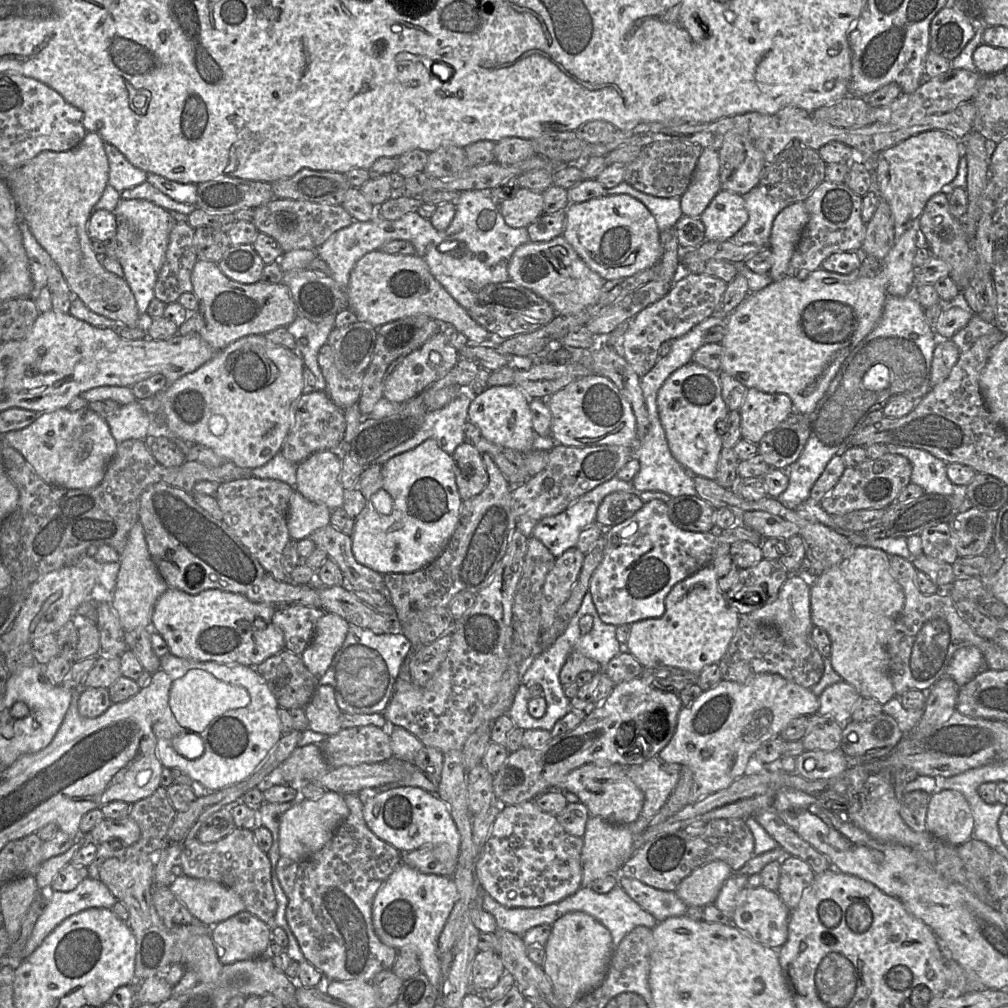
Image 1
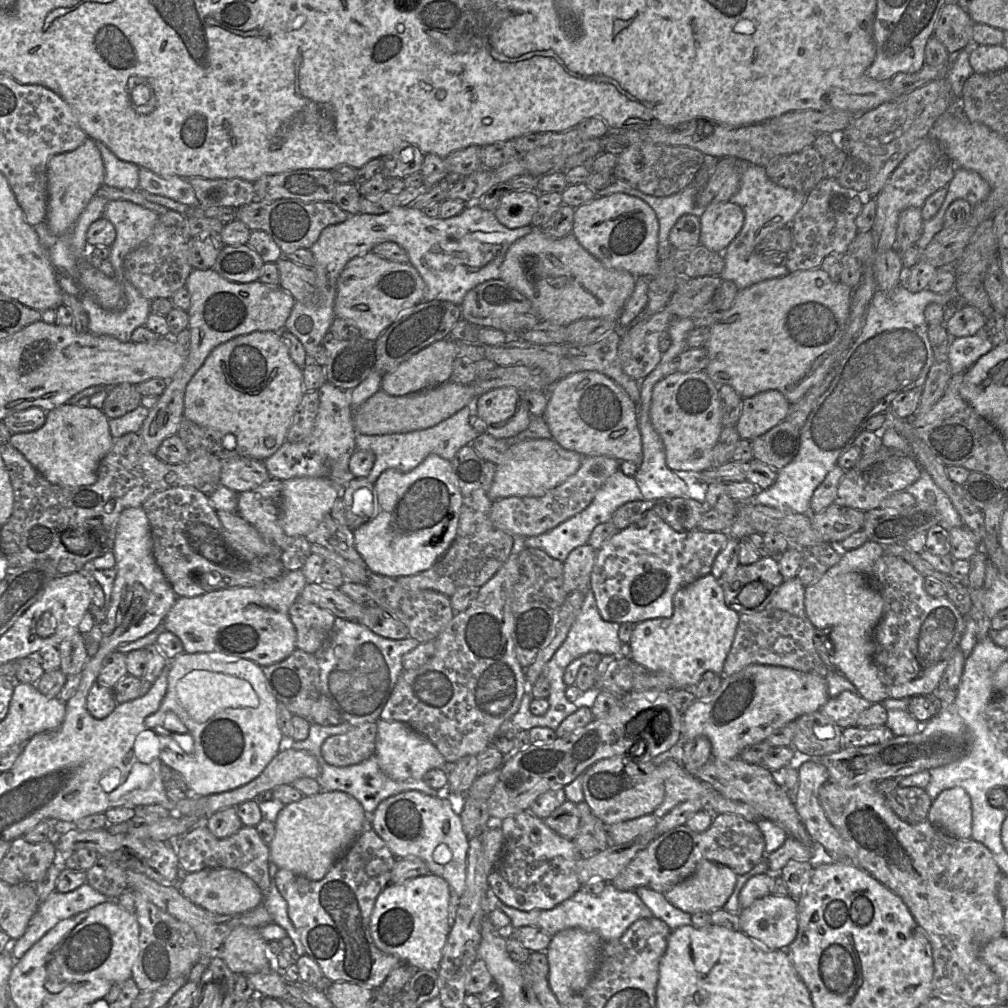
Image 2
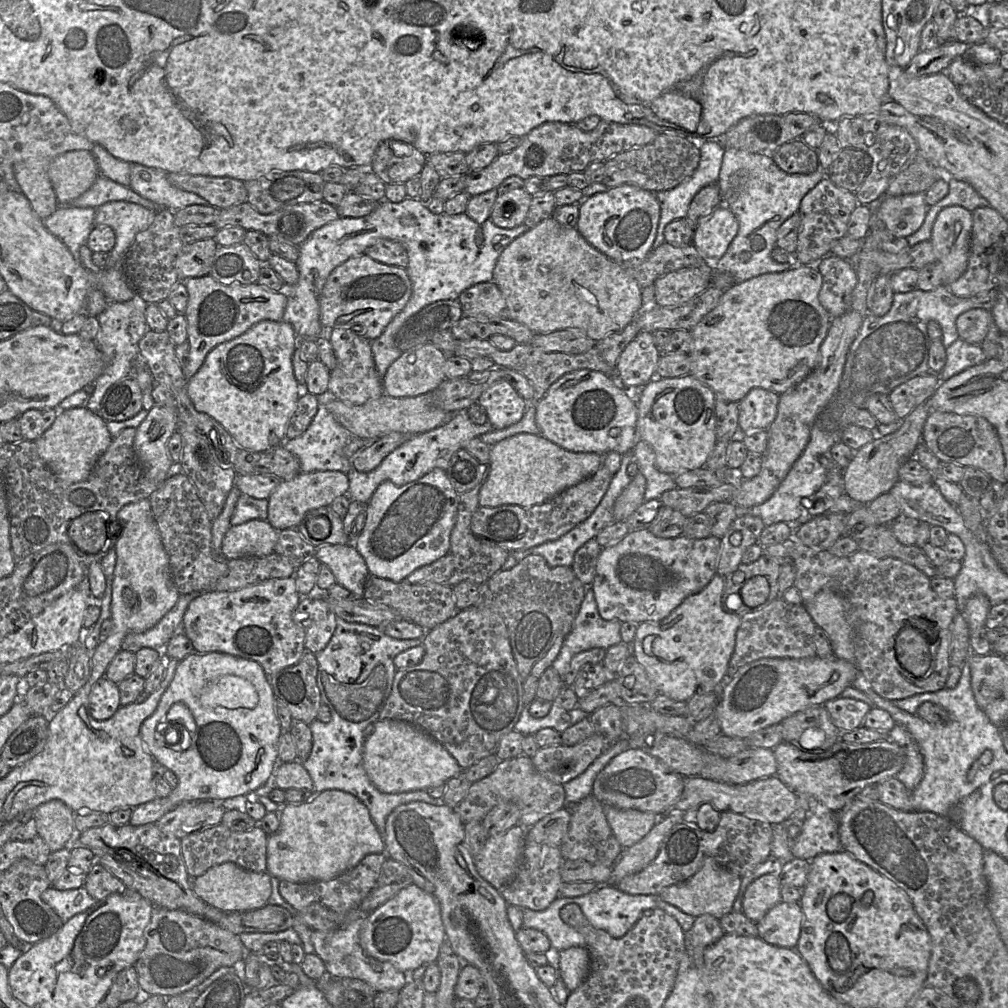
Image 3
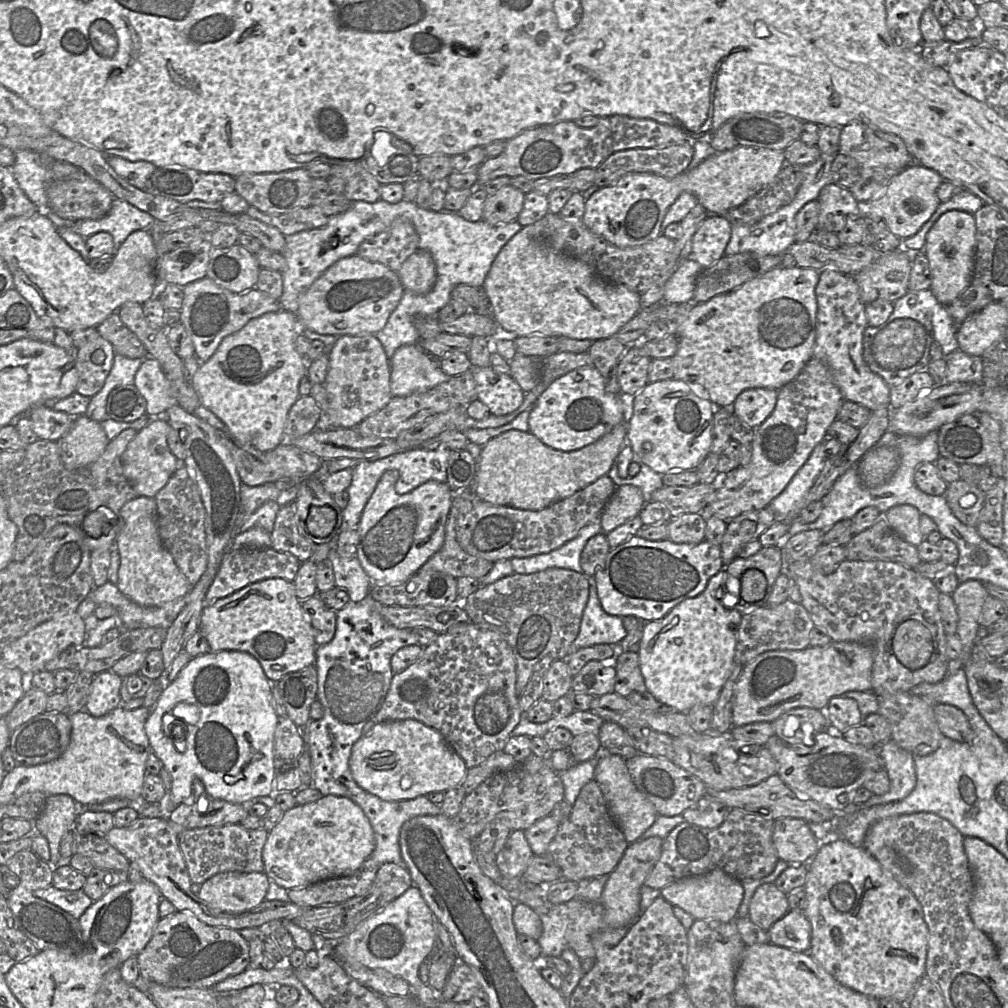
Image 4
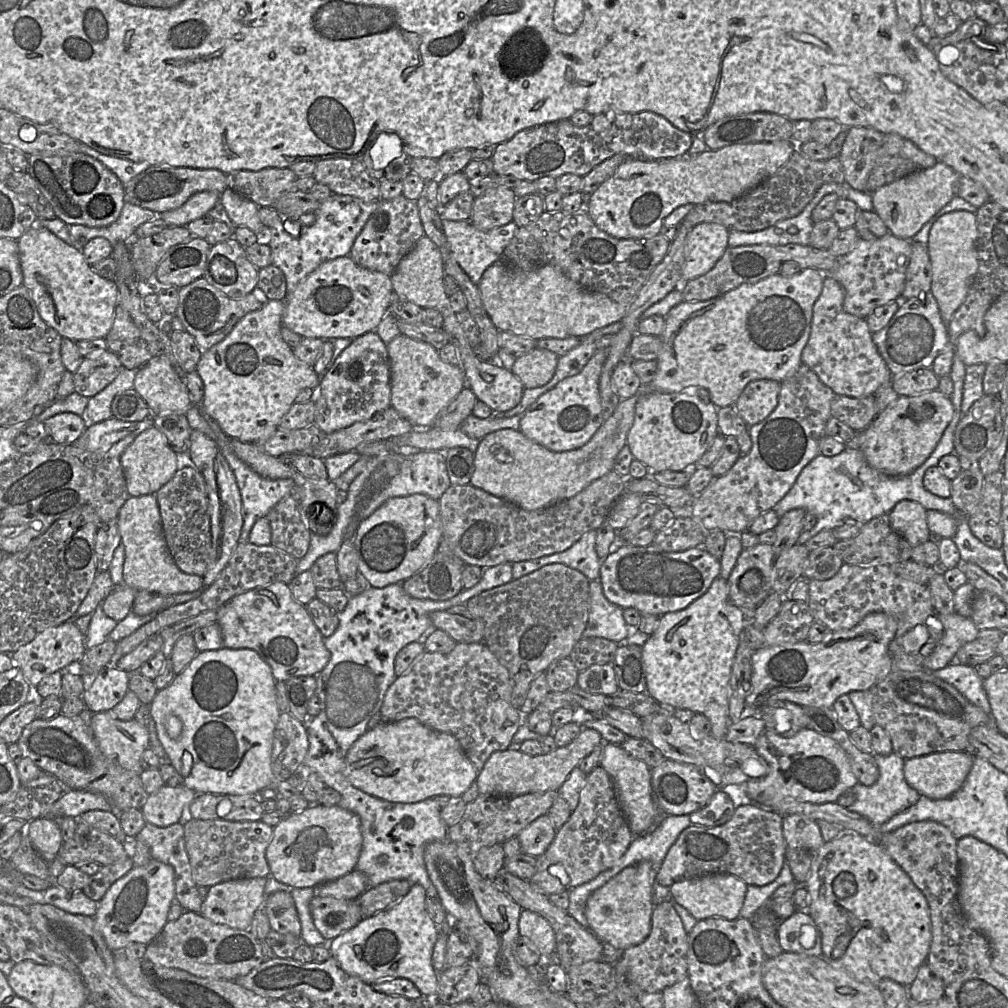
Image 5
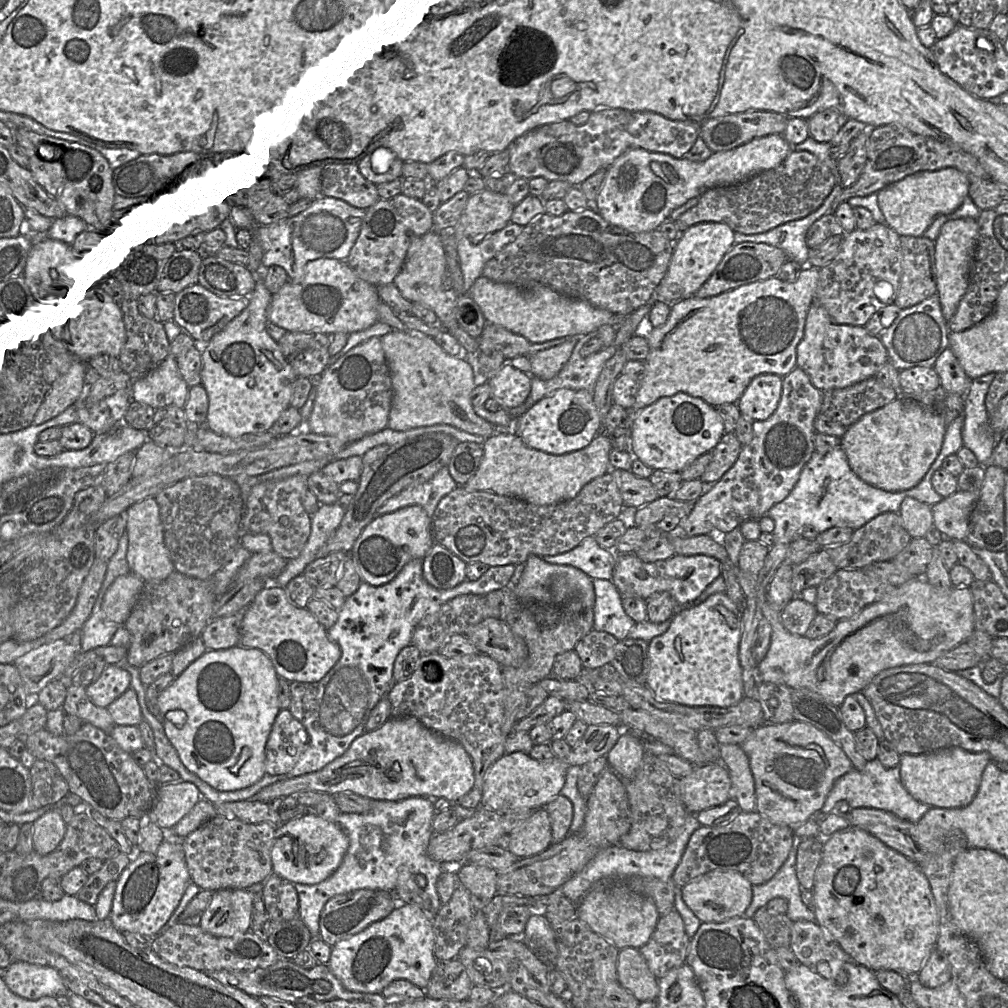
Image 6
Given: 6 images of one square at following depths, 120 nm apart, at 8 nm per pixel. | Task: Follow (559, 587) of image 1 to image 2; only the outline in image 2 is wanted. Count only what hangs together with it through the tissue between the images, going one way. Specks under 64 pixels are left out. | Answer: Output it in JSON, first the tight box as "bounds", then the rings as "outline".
{"bounds":[563,544,597,594],"outline":[[[589,544],[575,548],[568,555],[563,562],[563,588],[568,594],[590,589],[590,578],[596,555],[597,550]]]}

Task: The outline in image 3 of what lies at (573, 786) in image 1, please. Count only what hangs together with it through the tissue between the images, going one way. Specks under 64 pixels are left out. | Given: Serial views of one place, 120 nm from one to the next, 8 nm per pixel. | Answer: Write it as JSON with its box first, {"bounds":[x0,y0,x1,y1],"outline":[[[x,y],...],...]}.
{"bounds":[592,748,684,815],"outline":[[[629,748],[615,756],[599,772],[593,783],[592,794],[603,805],[664,815],[681,797],[684,779],[684,776],[674,772],[643,749]]]}

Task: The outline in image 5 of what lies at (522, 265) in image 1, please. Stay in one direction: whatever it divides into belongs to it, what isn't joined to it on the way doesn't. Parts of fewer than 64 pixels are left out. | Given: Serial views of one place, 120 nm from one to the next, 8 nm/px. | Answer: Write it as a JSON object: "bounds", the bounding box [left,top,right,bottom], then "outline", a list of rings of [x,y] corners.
{"bounds":[478,260,627,340],"outline":[[[498,260],[485,270],[478,288],[483,306],[499,331],[535,340],[586,336],[621,321],[627,312],[626,306],[581,287],[549,264],[524,271]]]}

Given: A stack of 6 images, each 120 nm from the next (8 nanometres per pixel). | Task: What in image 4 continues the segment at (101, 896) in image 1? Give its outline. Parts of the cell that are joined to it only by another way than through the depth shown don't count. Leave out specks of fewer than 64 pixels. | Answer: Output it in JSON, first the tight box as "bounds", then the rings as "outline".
{"bounds":[34,886,94,919],"outline":[[[49,886],[36,890],[34,896],[58,906],[75,919],[79,919],[94,903],[84,893],[83,889],[70,891],[59,890],[53,886]]]}

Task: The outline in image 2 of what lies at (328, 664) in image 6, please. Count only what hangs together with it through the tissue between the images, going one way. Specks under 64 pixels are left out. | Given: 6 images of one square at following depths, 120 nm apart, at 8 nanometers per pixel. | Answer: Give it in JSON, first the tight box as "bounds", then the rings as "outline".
{"bounds":[163,570,306,667],"outline":[[[294,570],[275,580],[267,580],[264,585],[219,589],[195,597],[178,597],[164,617],[163,626],[180,638],[184,652],[244,658],[265,667],[284,660],[296,649],[297,633],[289,618],[289,608],[299,600],[306,584],[302,570]]]}

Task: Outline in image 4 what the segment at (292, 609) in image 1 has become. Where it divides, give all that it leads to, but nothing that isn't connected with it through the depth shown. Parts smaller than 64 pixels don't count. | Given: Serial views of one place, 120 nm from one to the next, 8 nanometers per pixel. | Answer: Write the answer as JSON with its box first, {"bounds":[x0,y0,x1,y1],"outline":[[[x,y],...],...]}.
{"bounds":[301,594,336,646],"outline":[[[318,594],[301,601],[301,603],[302,608],[310,616],[317,646],[330,642],[336,631],[336,611],[328,607]]]}

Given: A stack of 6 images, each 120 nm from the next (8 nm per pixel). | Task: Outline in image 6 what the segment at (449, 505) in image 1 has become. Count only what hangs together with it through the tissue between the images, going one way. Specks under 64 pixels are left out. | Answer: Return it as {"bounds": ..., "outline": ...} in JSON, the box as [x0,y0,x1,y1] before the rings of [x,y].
{"bounds":[348,505,433,586],"outline":[[[411,505],[376,517],[363,529],[348,554],[363,582],[381,586],[393,580],[409,561],[423,559],[433,544],[432,518],[421,506]]]}

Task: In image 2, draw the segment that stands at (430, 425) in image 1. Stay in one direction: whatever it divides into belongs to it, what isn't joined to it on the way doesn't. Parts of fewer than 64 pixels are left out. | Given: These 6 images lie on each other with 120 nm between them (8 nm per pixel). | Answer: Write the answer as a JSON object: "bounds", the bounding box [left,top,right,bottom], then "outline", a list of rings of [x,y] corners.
{"bounds":[355,405,479,484],"outline":[[[467,405],[451,417],[423,430],[372,436],[357,434],[355,437],[356,450],[371,451],[375,455],[374,465],[366,478],[374,484],[381,473],[387,469],[409,472],[430,454],[436,454],[451,461],[461,447],[471,444],[479,435],[469,423],[472,413],[473,405]]]}

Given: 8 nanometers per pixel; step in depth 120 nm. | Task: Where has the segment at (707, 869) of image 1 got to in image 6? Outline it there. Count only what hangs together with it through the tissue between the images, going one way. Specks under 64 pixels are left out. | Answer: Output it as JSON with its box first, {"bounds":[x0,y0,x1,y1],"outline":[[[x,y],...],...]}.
{"bounds":[681,870,753,922],"outline":[[[713,870],[681,887],[684,902],[701,922],[723,922],[742,916],[752,901],[753,884],[733,870]]]}

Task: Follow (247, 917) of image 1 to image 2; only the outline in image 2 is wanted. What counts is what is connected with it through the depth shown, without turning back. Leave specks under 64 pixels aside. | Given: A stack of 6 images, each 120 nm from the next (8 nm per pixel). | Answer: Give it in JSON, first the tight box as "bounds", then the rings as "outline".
{"bounds":[219,925,270,974],"outline":[[[241,925],[227,936],[219,956],[235,974],[267,972],[270,969],[267,946],[259,928]]]}

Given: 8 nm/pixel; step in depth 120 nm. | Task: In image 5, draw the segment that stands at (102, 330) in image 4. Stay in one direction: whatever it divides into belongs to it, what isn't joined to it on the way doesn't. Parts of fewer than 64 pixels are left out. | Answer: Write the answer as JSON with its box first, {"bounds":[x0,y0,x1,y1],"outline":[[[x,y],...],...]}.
{"bounds":[105,304,160,370],"outline":[[[120,304],[116,306],[113,326],[105,340],[108,349],[130,370],[138,370],[160,354],[160,342],[151,333],[142,333]]]}

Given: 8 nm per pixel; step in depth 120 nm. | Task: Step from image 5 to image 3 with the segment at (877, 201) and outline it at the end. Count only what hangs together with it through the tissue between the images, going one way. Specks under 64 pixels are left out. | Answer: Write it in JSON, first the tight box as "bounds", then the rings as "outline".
{"bounds":[873,193,929,237],"outline":[[[925,193],[883,196],[873,207],[876,219],[894,236],[909,237],[923,225],[929,206]]]}

